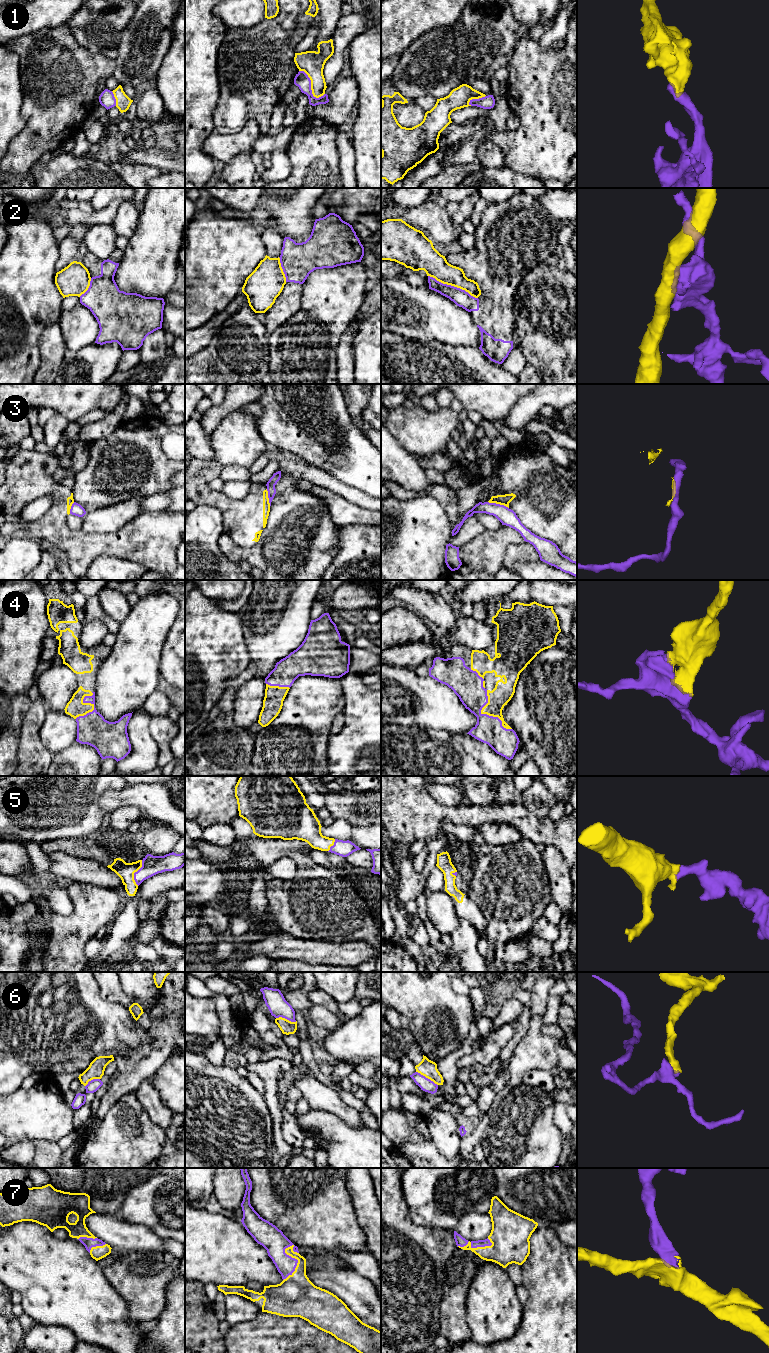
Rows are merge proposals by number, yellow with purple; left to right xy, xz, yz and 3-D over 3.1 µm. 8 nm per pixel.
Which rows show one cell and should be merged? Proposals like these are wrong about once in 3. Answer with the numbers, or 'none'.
4, 5, 7

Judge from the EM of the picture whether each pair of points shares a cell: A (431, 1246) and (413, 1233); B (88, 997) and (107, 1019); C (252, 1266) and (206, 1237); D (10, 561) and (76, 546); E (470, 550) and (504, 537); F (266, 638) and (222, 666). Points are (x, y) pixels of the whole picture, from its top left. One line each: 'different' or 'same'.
A: same
B: same
C: same
D: different
E: same
F: different

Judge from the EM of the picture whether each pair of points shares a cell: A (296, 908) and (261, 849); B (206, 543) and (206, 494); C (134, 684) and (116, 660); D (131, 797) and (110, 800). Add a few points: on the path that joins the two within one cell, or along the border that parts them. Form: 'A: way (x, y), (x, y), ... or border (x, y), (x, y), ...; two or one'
A: way (302, 887), (302, 863), (288, 849), (282, 849); one
B: border (197, 504), (215, 507), (221, 514), (222, 523); two
C: way (128, 678), (128, 672), (122, 666); one
D: way (126, 797), (115, 799); one

